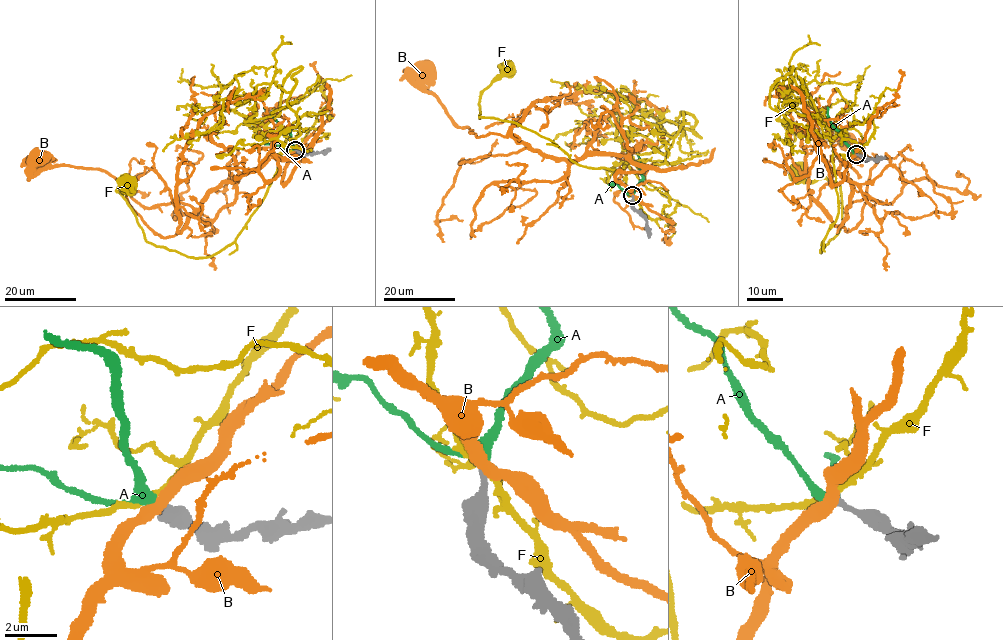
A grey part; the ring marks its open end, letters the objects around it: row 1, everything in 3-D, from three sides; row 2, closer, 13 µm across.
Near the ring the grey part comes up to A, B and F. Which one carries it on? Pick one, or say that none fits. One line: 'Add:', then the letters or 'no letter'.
Add: A

